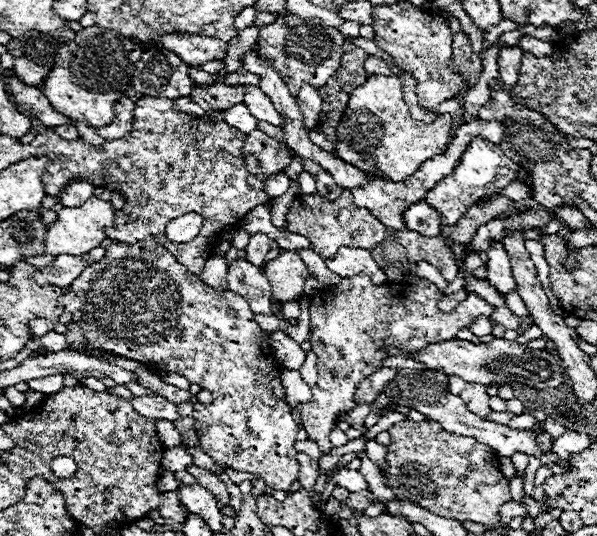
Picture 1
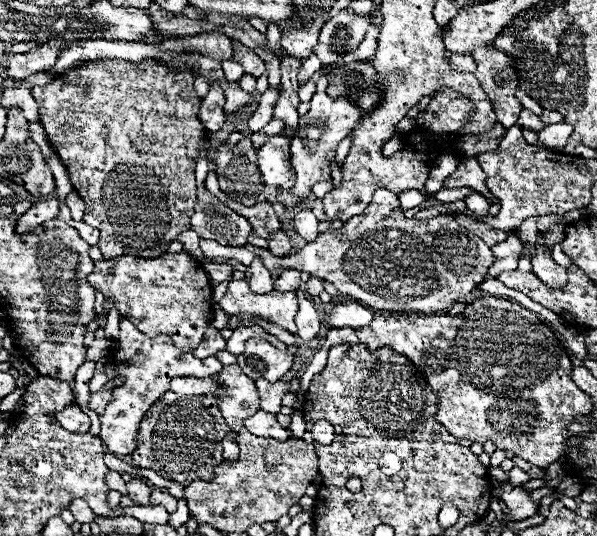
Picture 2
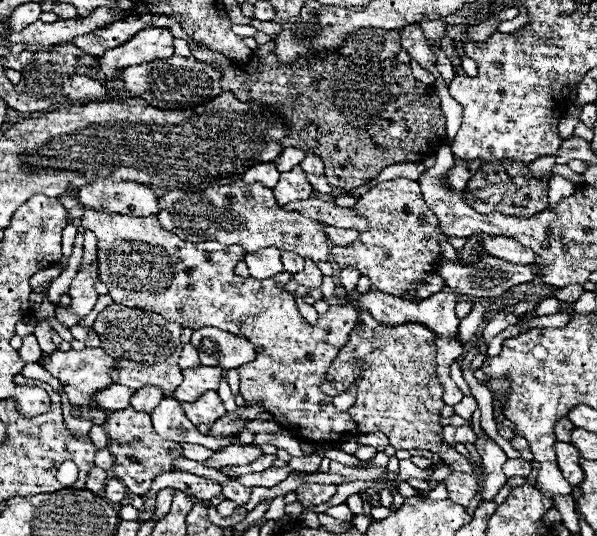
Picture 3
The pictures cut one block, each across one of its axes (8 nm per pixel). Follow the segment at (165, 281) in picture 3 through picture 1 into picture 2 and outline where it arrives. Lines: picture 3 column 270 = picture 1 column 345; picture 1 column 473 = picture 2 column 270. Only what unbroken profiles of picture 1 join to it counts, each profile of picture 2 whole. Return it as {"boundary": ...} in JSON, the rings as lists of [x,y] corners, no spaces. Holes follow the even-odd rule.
{"boundary":[[[230,280],[228,292],[218,302],[218,306],[228,316],[240,318],[244,326],[254,326],[256,320],[268,320],[296,334],[294,316],[298,312],[298,300],[294,292],[252,294],[246,280]]]}

